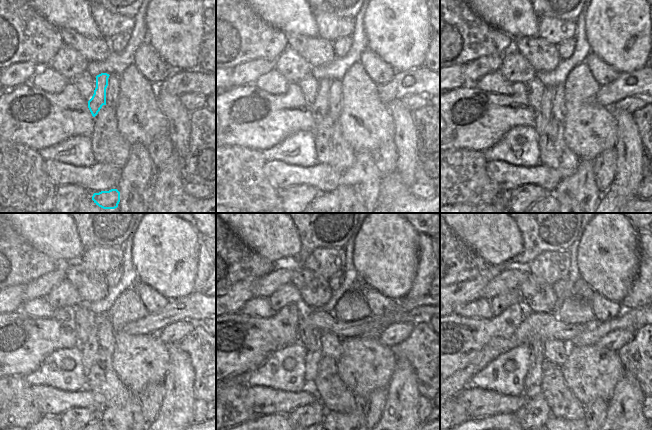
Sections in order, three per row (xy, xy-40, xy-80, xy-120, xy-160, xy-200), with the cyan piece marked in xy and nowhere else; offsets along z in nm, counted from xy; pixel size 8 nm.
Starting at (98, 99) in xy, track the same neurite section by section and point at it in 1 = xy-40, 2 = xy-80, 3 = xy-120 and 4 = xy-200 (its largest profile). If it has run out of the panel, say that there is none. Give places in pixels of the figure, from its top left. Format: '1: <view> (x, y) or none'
1: xy-40 (319, 109)
2: xy-80 (544, 115)
3: xy-120 (89, 346)
4: xy-200 (533, 378)

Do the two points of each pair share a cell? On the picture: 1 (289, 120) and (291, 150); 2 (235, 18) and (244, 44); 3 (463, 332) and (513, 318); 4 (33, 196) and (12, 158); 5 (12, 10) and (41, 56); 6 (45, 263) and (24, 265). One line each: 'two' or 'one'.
1: two
2: one
3: one
4: one
5: one
6: one

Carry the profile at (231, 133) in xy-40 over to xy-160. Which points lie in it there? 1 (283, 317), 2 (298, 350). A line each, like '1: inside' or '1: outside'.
1: inside
2: outside

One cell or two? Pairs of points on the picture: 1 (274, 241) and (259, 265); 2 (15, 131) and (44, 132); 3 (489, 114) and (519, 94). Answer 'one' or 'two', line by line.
1: two
2: one
3: one

